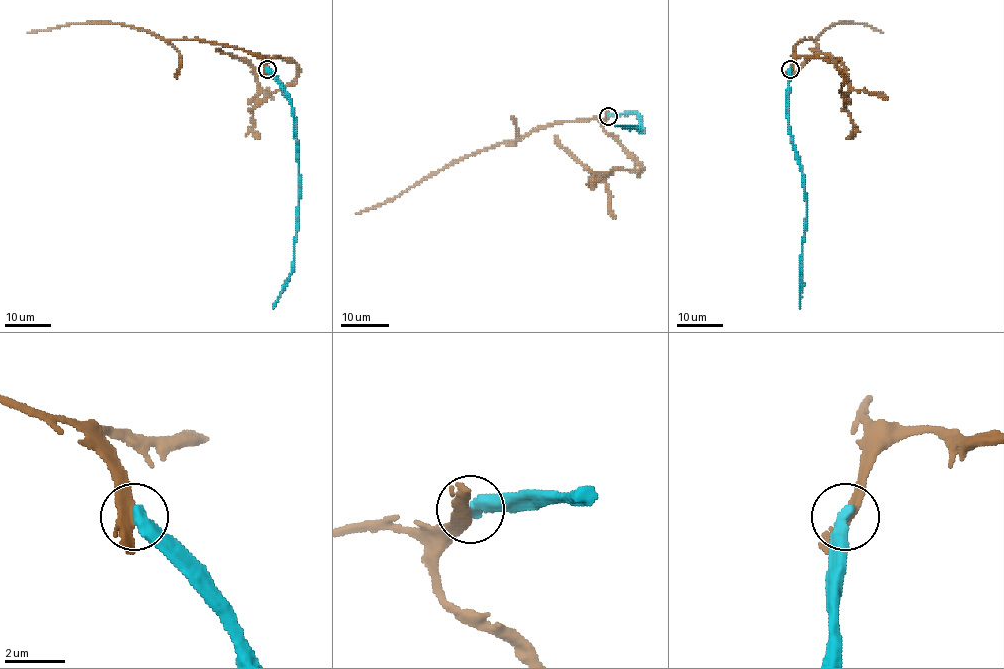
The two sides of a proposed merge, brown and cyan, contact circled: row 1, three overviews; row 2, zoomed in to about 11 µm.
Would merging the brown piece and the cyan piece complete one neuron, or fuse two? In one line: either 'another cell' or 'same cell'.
another cell

